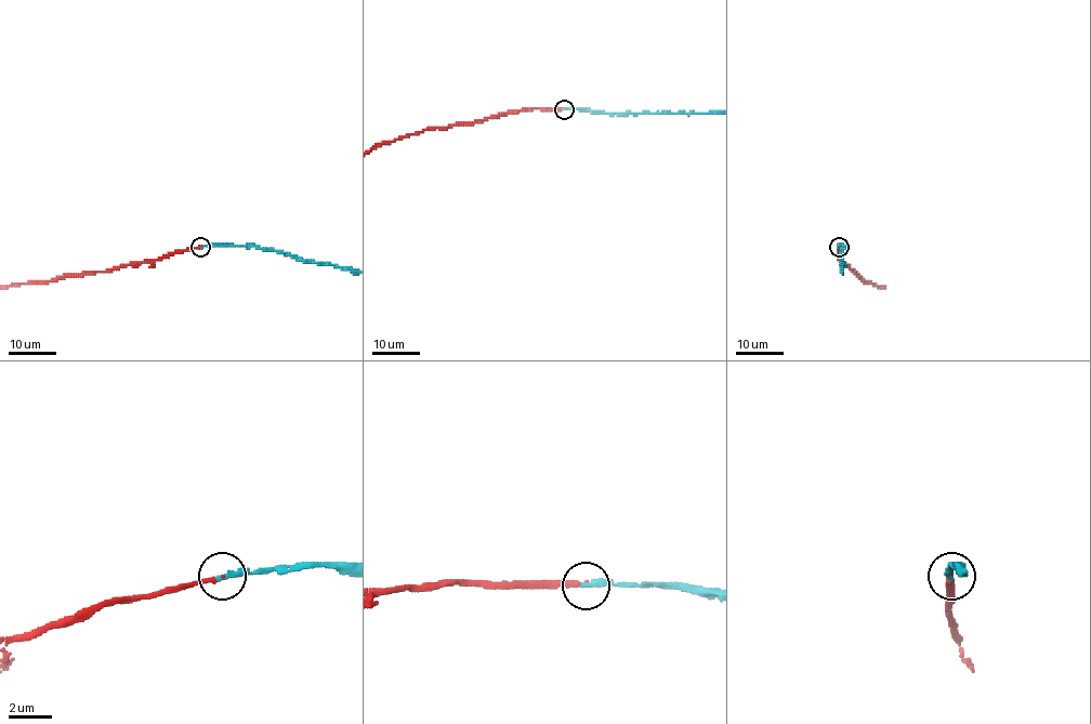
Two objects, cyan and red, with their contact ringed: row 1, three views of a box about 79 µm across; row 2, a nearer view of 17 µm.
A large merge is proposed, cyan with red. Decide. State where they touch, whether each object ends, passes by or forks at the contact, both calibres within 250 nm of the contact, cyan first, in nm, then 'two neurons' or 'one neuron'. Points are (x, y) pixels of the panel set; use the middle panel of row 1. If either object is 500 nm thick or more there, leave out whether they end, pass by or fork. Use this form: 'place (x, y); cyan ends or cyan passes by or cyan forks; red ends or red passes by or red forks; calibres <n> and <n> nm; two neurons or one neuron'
place (564, 109); cyan ends; red ends; calibres 280 and 200 nm; one neuron

